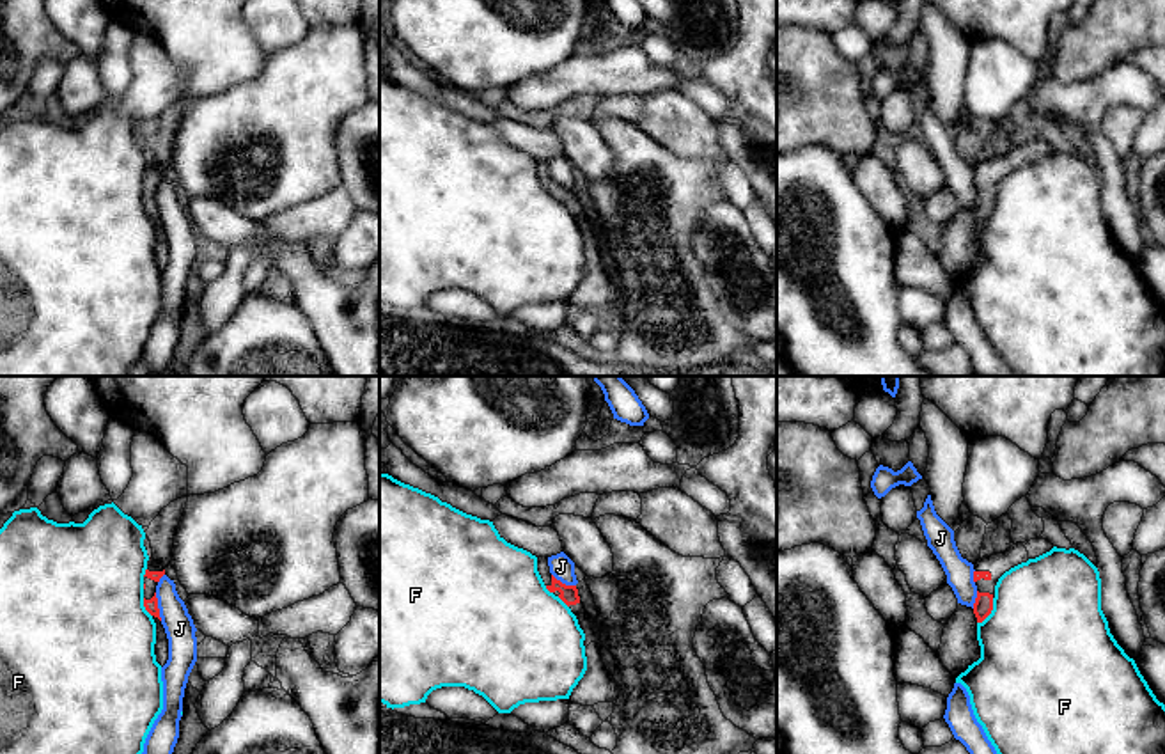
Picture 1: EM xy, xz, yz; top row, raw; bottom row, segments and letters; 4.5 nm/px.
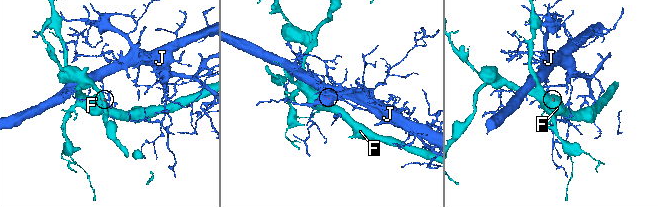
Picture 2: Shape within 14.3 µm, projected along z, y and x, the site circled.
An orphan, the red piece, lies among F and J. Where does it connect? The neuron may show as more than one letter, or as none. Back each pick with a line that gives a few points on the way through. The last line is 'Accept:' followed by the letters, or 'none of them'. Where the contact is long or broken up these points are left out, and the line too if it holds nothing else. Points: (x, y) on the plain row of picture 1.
Accept: none of them

